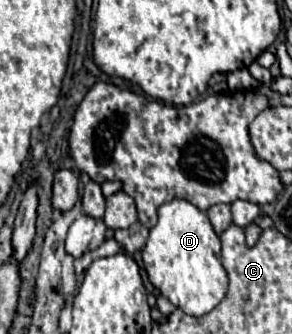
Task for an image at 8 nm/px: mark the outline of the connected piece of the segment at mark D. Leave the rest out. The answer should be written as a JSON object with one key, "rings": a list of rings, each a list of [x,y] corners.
{"rings":[[[181,198],[161,204],[157,216],[159,220],[151,228],[147,244],[141,250],[147,278],[173,306],[189,316],[203,316],[213,310],[227,292],[227,272],[219,260],[219,236],[211,230],[207,214]]]}

